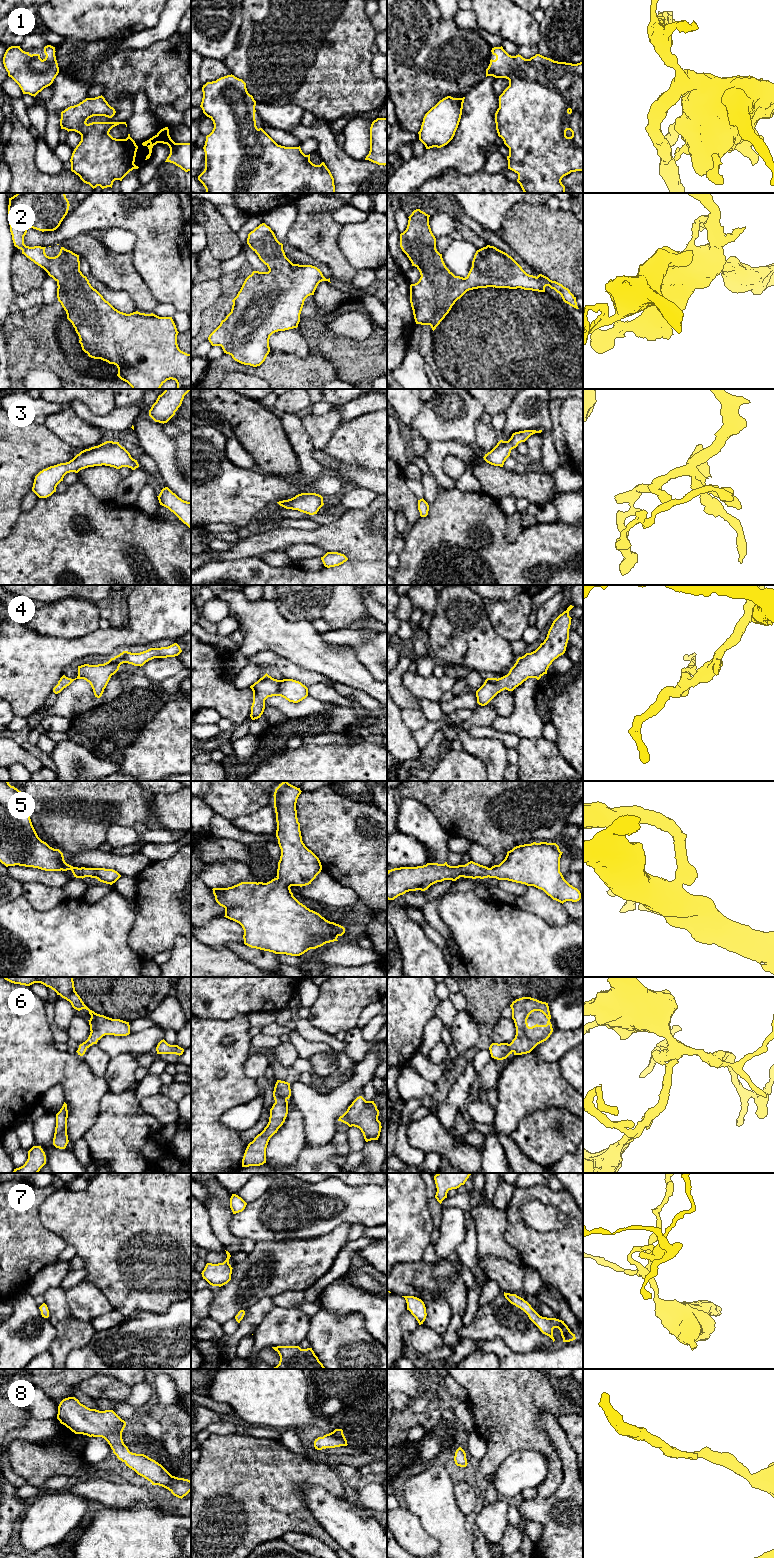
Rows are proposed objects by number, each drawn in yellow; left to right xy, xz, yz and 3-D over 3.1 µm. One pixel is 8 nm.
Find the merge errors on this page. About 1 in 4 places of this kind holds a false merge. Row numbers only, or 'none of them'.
none of them

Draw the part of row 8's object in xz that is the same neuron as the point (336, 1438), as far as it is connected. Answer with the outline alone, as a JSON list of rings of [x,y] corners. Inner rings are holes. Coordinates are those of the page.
[[[335,1429],[333,1432],[326,1434],[323,1437],[318,1437],[314,1441],[314,1447],[317,1450],[347,1445],[347,1440],[343,1434],[342,1429]]]

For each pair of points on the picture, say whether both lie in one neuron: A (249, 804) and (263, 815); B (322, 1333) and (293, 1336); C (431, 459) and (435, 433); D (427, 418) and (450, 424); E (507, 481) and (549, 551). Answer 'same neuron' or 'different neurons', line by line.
A: different neurons
B: different neurons
C: different neurons
D: same neuron
E: different neurons

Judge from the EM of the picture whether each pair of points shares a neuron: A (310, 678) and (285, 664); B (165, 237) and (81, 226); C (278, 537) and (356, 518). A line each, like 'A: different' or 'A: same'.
A: same
B: same
C: same

